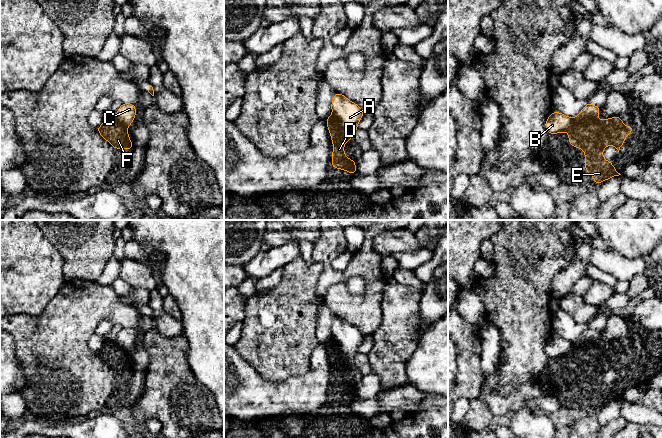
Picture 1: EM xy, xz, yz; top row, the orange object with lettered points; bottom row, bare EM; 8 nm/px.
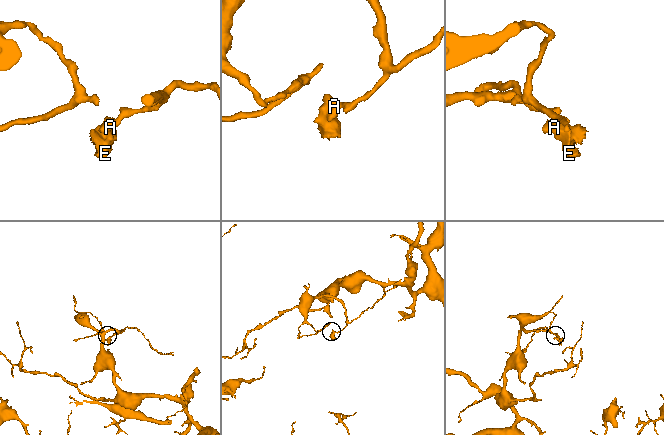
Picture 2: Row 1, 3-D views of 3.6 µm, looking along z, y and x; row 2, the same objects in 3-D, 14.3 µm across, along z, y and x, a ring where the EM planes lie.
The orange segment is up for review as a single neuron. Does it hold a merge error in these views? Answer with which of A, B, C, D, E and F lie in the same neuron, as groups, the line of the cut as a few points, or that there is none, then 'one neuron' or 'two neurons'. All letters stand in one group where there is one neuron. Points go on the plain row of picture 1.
A B C / D E F; cut in yz along (595, 342), (589, 345), (579, 345), (568, 354); two neurons

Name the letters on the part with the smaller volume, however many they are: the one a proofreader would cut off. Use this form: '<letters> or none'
D, E, F

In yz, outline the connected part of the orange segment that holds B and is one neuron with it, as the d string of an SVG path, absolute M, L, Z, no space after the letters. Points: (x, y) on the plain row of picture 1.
M587 327L575 342L553 335L545 346L545 352L550 359L566 356L579 346L595 344L600 338L600 332Z

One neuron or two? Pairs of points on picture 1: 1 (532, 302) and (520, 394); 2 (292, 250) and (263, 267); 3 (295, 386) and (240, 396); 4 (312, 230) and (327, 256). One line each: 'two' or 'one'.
1: two
2: one
3: one
4: two

